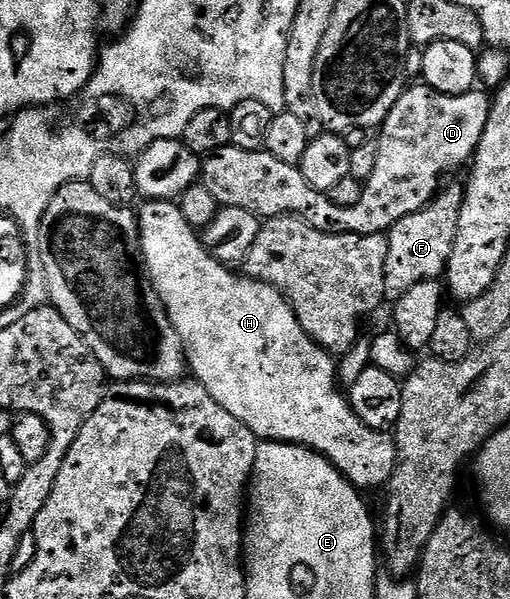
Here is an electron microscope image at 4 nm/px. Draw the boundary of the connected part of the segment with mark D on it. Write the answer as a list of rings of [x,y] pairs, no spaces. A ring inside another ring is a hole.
[[[422,83],[404,88],[382,123],[384,130],[395,129],[395,145],[379,145],[377,167],[354,207],[337,207],[326,193],[305,183],[298,167],[281,163],[269,152],[245,151],[233,144],[202,162],[201,184],[209,187],[220,206],[248,209],[260,219],[290,215],[326,233],[386,234],[405,215],[413,215],[435,200],[446,173],[457,172],[474,158],[481,135],[485,135],[485,123],[489,123],[492,102],[488,94],[479,92],[445,95]]]

